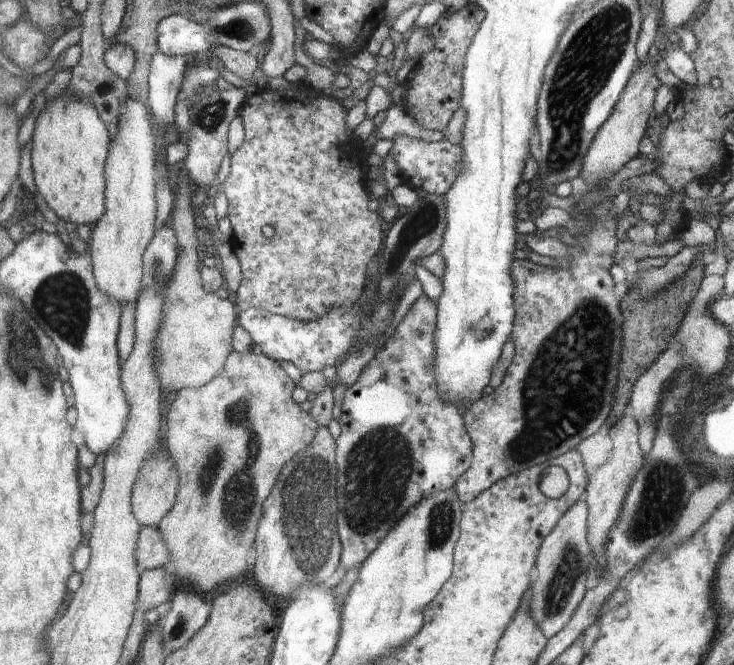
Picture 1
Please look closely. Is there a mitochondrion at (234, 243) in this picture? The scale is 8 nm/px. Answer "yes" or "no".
no

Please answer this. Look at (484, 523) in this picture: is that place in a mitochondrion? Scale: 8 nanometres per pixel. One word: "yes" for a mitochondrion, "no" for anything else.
no

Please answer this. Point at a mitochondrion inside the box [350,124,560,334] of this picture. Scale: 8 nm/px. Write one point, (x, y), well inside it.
(424, 220)

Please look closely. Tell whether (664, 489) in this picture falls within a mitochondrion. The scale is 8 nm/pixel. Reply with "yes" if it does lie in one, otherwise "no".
yes

